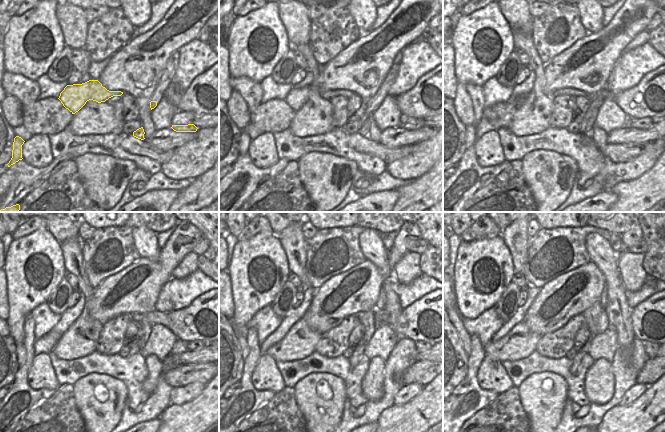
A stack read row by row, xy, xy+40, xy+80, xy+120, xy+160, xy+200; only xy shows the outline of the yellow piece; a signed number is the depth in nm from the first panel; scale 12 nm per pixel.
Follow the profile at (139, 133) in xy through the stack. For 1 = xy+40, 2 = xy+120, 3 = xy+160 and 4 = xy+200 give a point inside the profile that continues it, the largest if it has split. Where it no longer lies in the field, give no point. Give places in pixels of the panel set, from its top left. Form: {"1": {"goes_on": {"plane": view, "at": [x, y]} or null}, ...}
{"1": {"goes_on": {"plane": "xy+40", "at": [371, 106]}}, "2": {"goes_on": {"plane": "xy+120", "at": [145, 326]}}, "3": {"goes_on": {"plane": "xy+160", "at": [366, 319]}}, "4": {"goes_on": {"plane": "xy+200", "at": [591, 315]}}}

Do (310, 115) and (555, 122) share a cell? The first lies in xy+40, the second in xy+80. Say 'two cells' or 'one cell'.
two cells

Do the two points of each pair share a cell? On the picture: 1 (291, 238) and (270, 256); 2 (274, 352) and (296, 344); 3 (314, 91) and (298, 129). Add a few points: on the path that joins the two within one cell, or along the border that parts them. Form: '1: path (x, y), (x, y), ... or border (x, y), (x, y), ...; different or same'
1: border (277, 236), (285, 253), (289, 268); different
2: path (279, 351), (291, 348); same
3: path (314, 100), (314, 113), (307, 120); same

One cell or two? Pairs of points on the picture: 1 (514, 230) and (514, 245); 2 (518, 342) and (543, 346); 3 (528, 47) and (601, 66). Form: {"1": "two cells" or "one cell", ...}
{"1": "one cell", "2": "two cells", "3": "two cells"}

